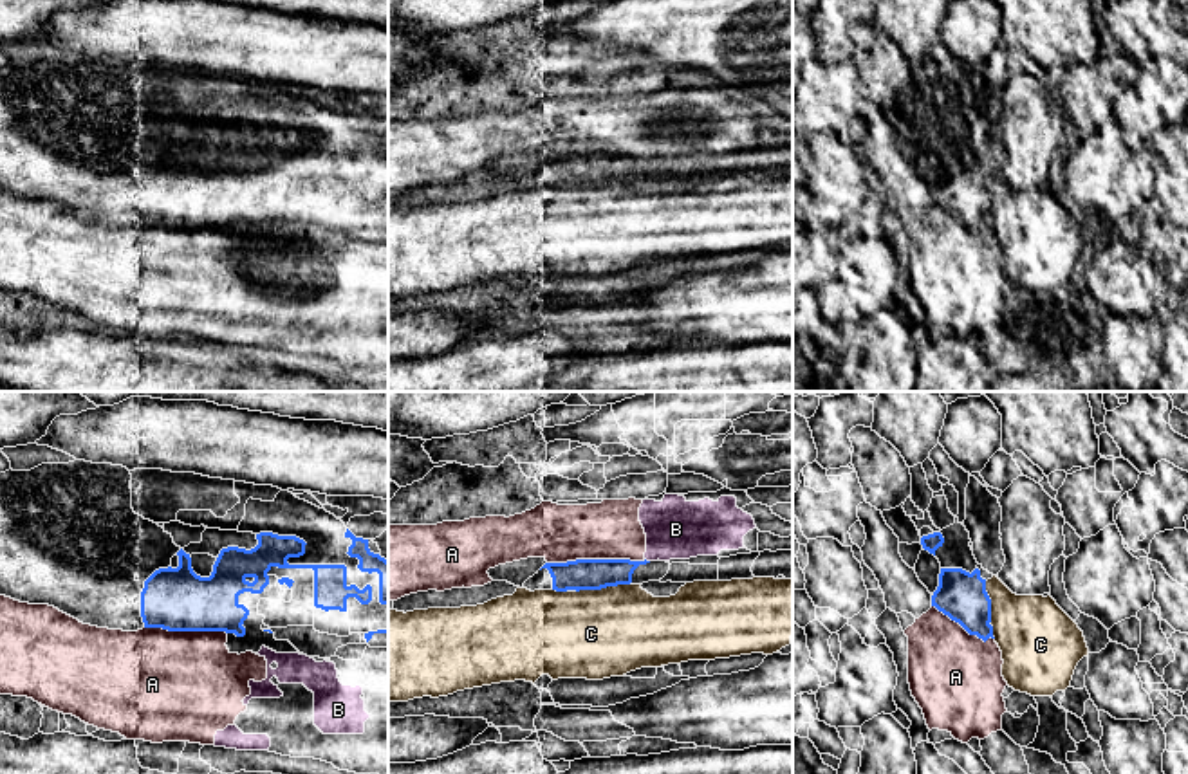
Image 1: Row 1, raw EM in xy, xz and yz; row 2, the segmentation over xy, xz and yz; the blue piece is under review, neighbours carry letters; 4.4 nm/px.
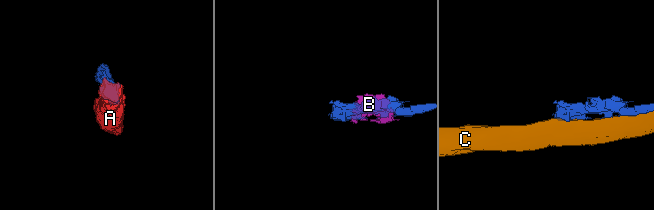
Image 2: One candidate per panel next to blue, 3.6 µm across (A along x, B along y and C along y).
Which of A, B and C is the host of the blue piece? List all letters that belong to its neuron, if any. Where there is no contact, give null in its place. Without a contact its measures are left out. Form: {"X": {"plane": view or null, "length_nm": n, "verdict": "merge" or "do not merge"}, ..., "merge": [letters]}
{"A": {"plane": "xz", "length_nm": 440, "verdict": "do not merge"}, "B": {"plane": "xz", "length_nm": 30, "verdict": "do not merge"}, "C": {"plane": "xz", "length_nm": 240, "verdict": "do not merge"}, "merge": []}

